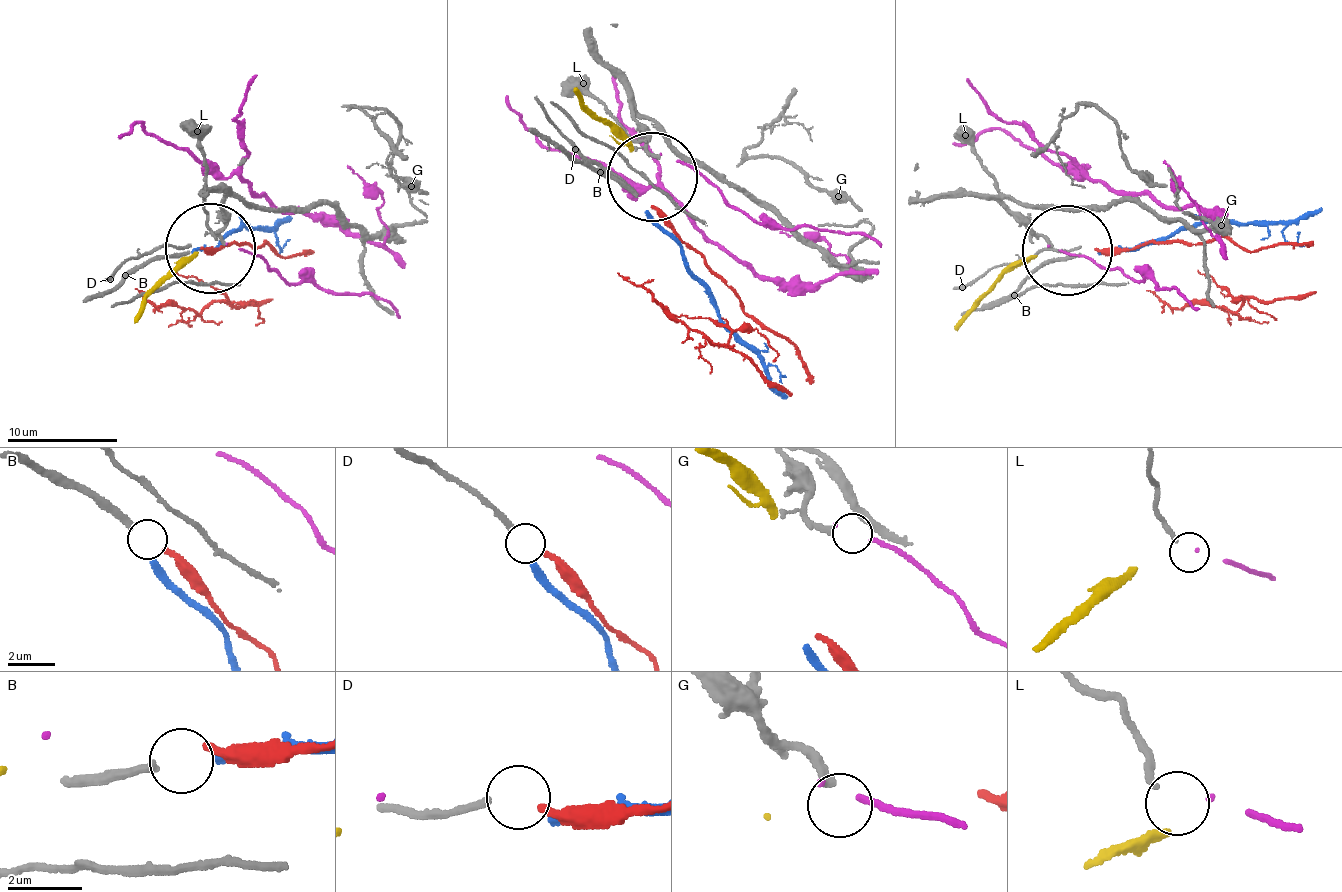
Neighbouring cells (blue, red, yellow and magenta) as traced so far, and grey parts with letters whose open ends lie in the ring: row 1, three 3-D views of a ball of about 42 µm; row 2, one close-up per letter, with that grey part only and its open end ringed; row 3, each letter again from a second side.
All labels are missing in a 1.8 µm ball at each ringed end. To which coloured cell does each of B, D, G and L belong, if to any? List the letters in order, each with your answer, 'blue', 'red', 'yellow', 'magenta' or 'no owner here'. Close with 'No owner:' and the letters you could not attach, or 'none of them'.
B: blue
D: red
G: no owner here
L: magenta
No owner: G

